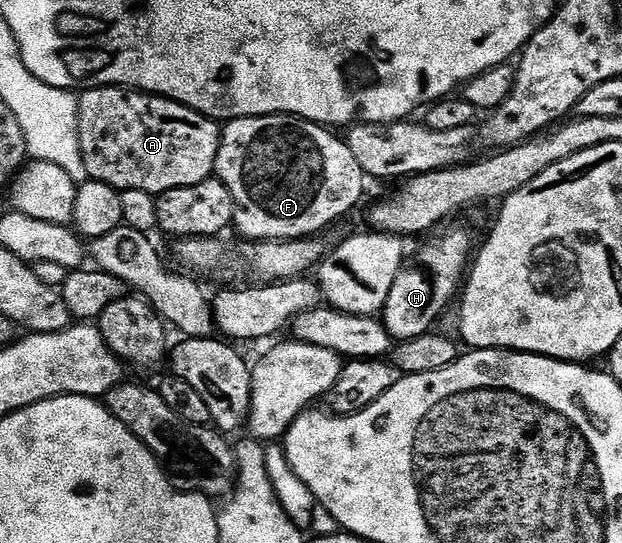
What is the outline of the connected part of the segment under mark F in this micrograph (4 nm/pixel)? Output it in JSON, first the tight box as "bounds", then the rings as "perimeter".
{"bounds":[215,117,366,241],"perimeter":[[[239,117],[223,126],[216,160],[215,180],[230,191],[236,204],[234,229],[250,241],[293,241],[323,234],[327,225],[344,217],[364,197],[366,174],[350,152],[347,140],[335,137],[331,128],[300,117]]]}

